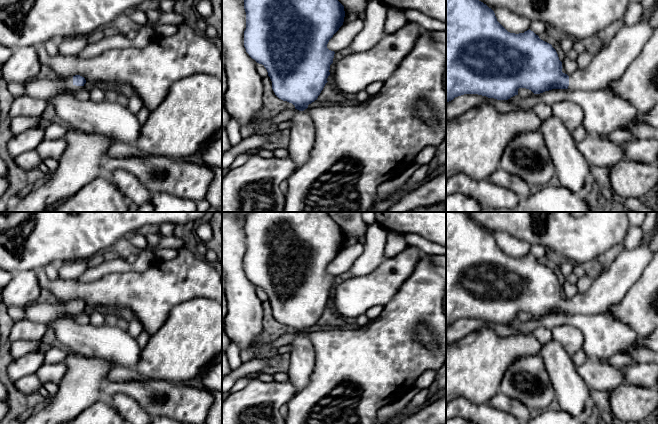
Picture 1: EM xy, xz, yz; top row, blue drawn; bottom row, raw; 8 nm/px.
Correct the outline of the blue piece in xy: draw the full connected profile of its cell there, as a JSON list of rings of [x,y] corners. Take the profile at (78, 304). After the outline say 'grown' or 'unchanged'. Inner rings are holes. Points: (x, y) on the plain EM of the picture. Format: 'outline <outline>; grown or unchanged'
outline [[[80,299],[49,304],[35,302],[24,308],[26,320],[48,325],[54,319],[63,317],[75,317],[84,311],[86,304]]]; grown

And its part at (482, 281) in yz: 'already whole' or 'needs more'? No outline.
needs more

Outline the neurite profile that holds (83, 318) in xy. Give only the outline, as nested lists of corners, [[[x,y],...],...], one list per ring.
[[[84,311],[76,315],[74,319],[80,325],[86,325],[90,323],[90,315]]]

